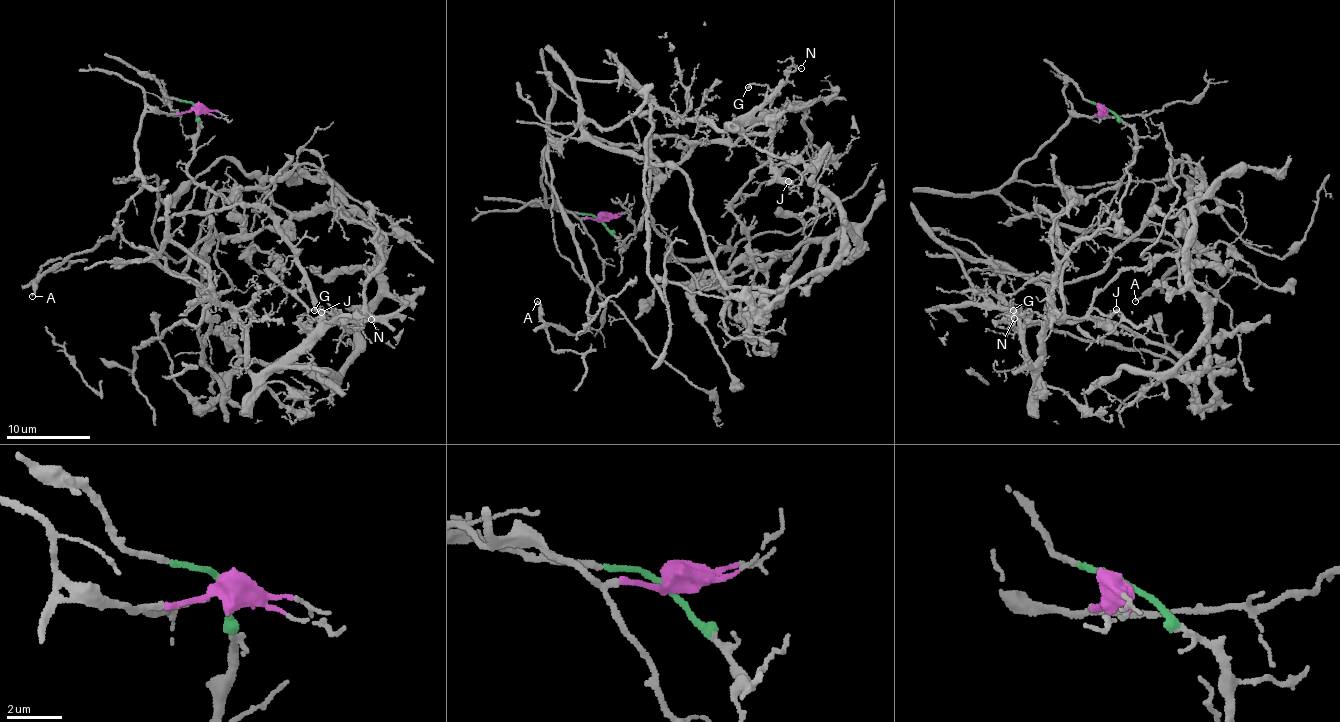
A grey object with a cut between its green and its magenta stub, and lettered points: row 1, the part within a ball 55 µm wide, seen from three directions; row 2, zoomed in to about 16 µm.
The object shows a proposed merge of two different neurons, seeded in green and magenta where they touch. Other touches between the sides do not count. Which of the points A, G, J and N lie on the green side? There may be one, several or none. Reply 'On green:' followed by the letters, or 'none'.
On green: G, J, N

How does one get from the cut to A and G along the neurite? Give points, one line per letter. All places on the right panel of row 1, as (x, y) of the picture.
A: (1104, 107), (1099, 114), (1068, 117), (1000, 193), (1035, 216), (1178, 246), (1186, 255), (1134, 300)
G: (1104, 107), (1134, 132), (1135, 158), (1119, 185), (1069, 204), (1057, 220), (1061, 310), (1050, 321), (1013, 311)

